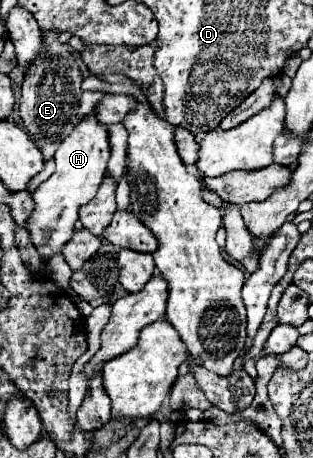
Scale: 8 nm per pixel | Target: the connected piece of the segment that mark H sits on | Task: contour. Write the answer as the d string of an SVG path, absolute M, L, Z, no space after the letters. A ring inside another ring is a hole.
M90 113L74 127L72 135L60 143L54 159L56 159L56 171L48 181L40 183L38 189L32 193L34 211L30 213L26 223L32 245L36 247L42 261L50 261L54 255L62 253L64 245L70 241L74 233L74 225L78 221L78 209L96 195L106 175L106 165L110 159L106 125L98 123L96 115Z

